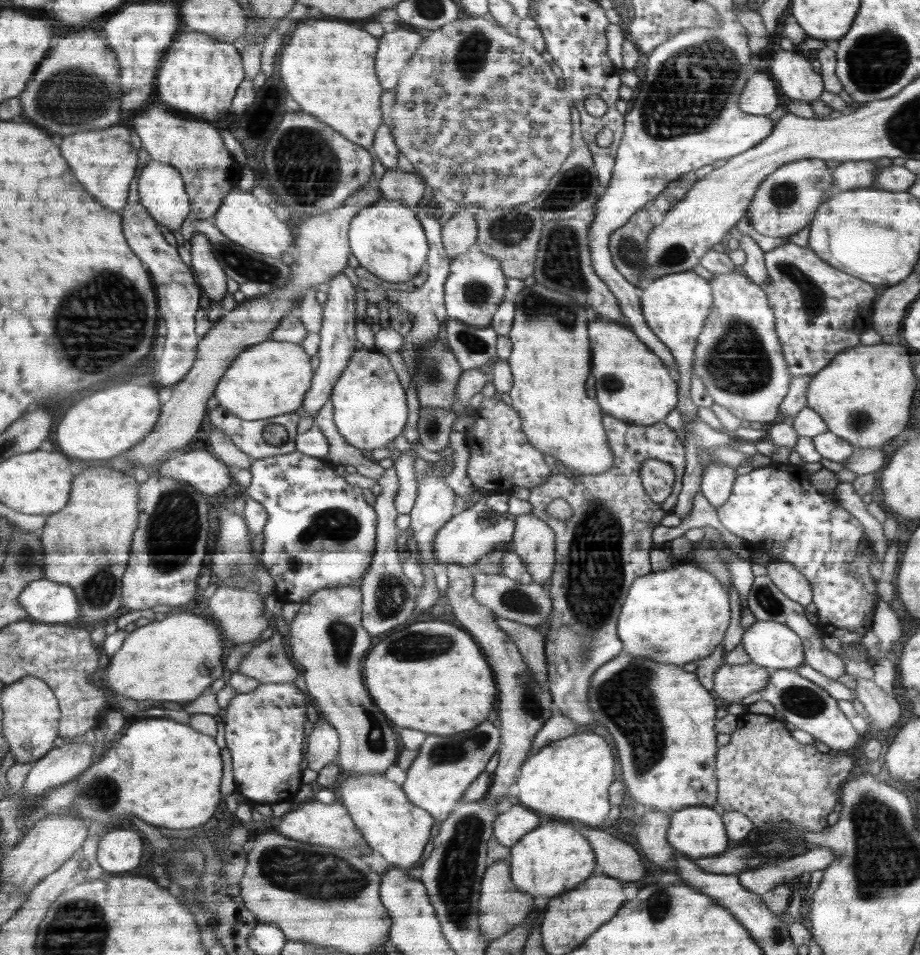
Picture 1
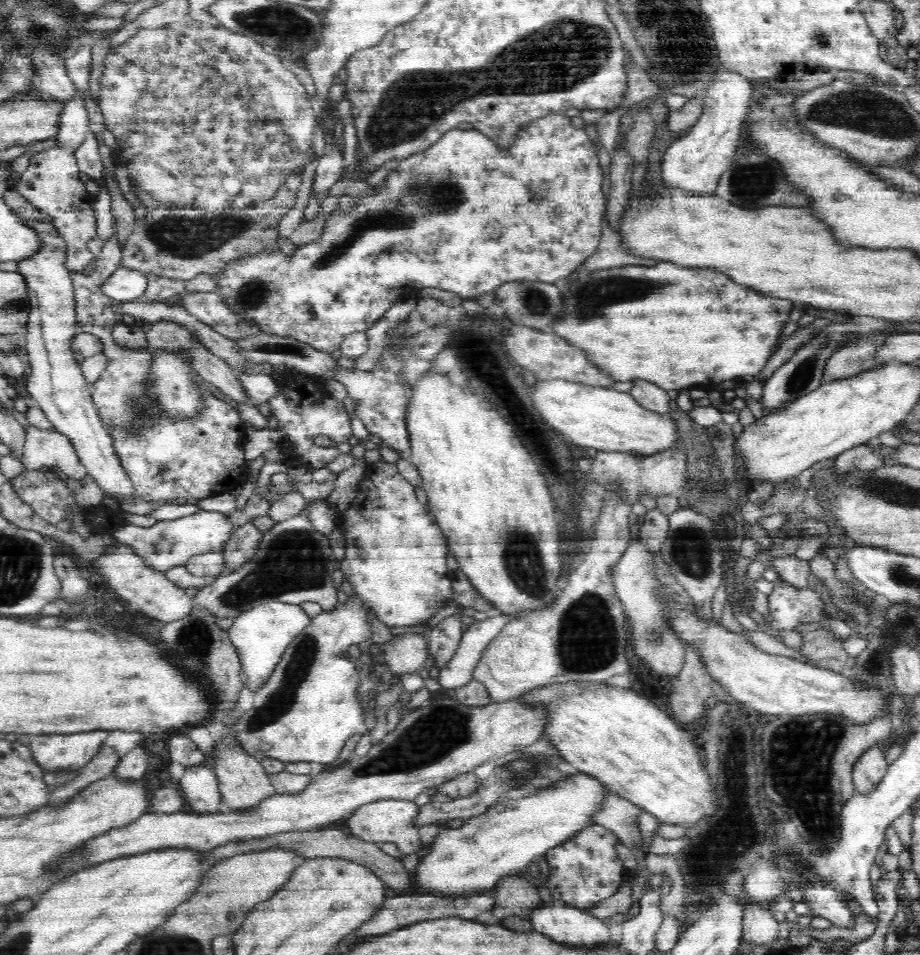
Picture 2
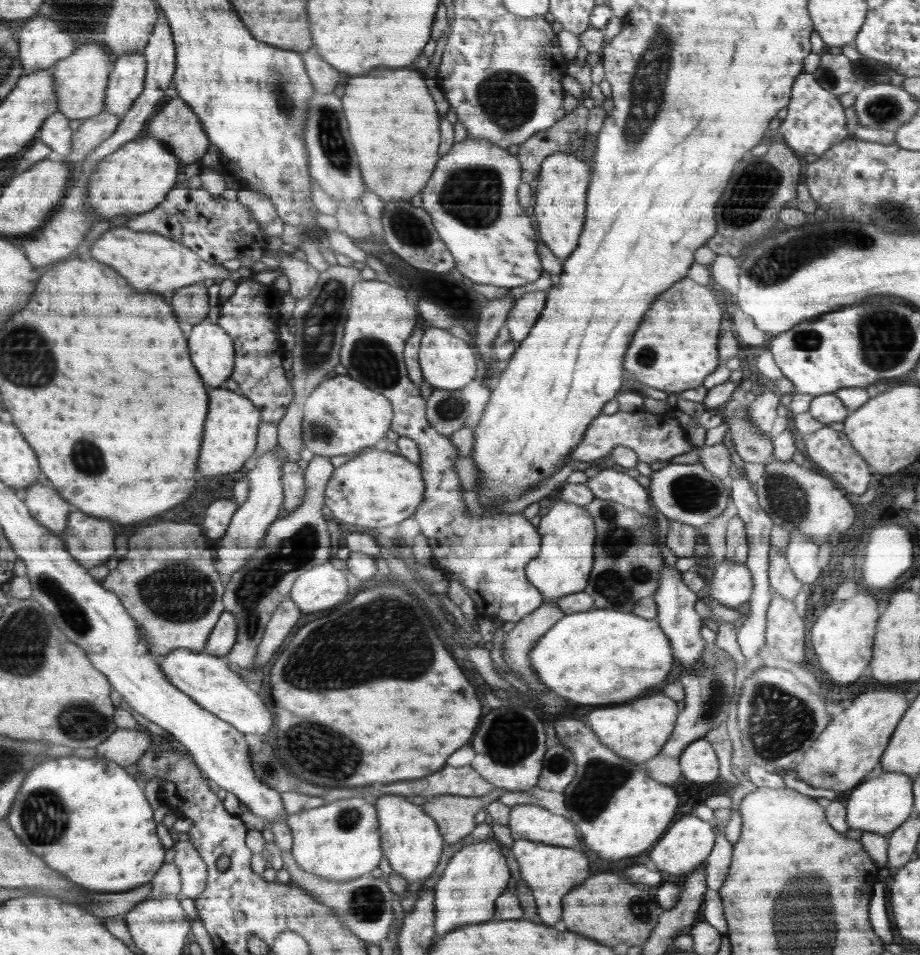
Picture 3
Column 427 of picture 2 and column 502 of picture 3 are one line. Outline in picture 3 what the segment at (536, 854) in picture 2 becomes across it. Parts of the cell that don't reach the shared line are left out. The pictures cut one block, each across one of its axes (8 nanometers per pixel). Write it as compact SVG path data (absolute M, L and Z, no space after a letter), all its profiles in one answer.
M492 835L484 840L466 842L450 859L443 875L434 887L434 930L436 936L444 936L454 928L466 924L488 922L494 914L496 899L506 890L510 872L506 858L500 852L498 840Z

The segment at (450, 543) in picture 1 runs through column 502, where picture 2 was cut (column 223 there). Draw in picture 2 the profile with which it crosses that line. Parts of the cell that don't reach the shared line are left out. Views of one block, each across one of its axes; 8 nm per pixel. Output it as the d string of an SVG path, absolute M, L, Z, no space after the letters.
M215 511L196 512L176 520L158 521L150 527L124 525L113 532L119 543L132 547L136 555L144 559L144 563L154 571L165 572L174 567L184 565L192 555L212 552L221 552L226 541L234 532L234 524L228 514Z

